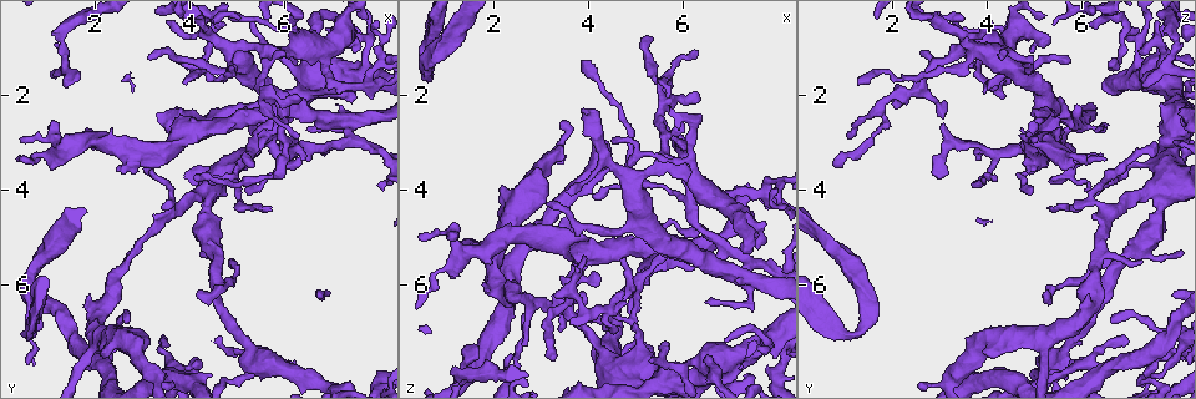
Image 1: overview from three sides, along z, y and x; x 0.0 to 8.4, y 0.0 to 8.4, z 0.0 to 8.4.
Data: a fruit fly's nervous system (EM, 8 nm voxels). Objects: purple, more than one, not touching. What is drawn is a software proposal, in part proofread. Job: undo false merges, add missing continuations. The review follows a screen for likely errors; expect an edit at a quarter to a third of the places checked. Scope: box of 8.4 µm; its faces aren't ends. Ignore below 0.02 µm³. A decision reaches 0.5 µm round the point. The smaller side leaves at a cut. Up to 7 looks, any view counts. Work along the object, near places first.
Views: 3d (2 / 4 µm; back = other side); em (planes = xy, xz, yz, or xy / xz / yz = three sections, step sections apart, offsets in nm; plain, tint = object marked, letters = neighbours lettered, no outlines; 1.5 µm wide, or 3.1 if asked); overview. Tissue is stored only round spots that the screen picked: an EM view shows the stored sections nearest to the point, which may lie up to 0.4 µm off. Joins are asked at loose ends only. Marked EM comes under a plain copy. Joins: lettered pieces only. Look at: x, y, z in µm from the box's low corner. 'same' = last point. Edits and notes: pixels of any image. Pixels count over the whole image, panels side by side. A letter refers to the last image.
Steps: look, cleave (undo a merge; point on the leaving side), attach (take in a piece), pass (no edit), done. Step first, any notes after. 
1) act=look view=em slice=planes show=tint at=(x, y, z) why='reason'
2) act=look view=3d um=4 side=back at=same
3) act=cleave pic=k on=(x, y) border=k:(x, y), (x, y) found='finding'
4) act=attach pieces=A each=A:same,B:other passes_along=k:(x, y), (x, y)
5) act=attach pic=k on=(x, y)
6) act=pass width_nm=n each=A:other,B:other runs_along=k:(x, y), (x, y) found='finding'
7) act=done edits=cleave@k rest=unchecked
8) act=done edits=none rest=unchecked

act=look view=em slice=planes show=letters at=(4.10, 3.75, 4.05) why='thin end'

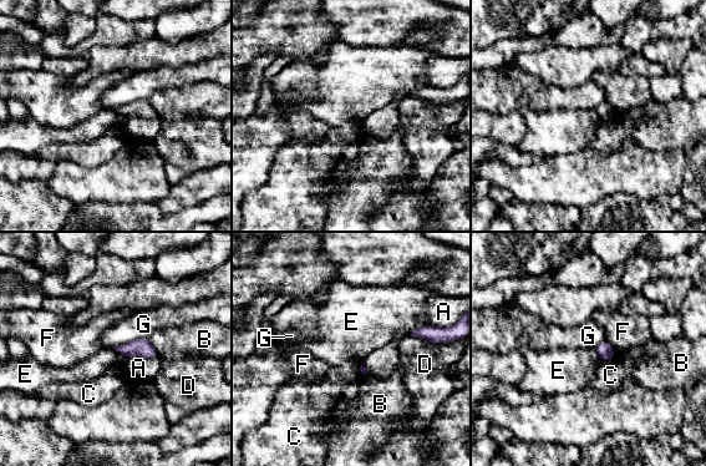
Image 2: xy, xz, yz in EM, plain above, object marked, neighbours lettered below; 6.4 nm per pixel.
act=pass each=A:other,B:other,C:other,D:other,E:other,F:other,G:other border=2:(427, 323), (409, 334) found='none of them fits'

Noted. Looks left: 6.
act=look view=em slice=xy step=8 show=tint at=(5.85, 3.75, 3.00) why='branch stops here'

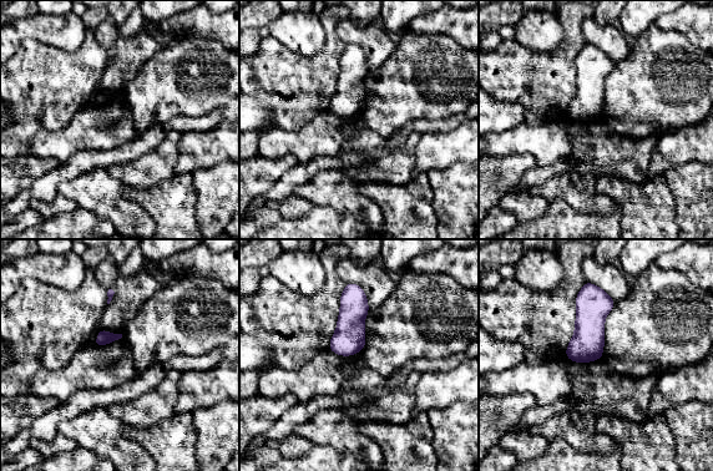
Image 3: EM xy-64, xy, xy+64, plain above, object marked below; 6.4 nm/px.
act=look view=em slice=planes show=tint at=same why='cut it another way'

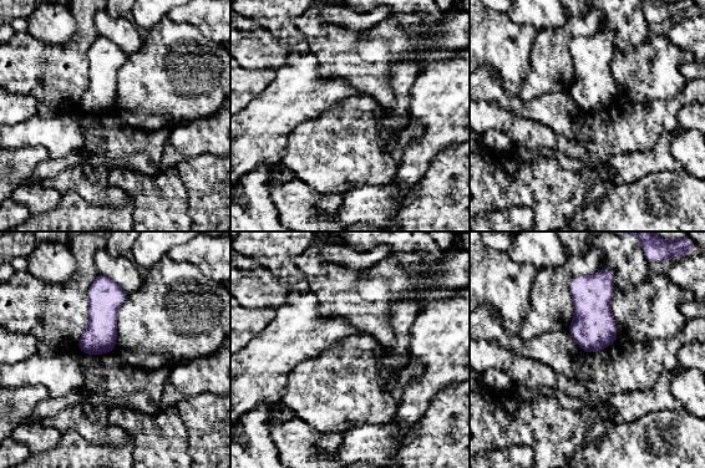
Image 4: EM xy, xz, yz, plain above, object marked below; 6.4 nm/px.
act=look view=em slice=planes show=letters at=same

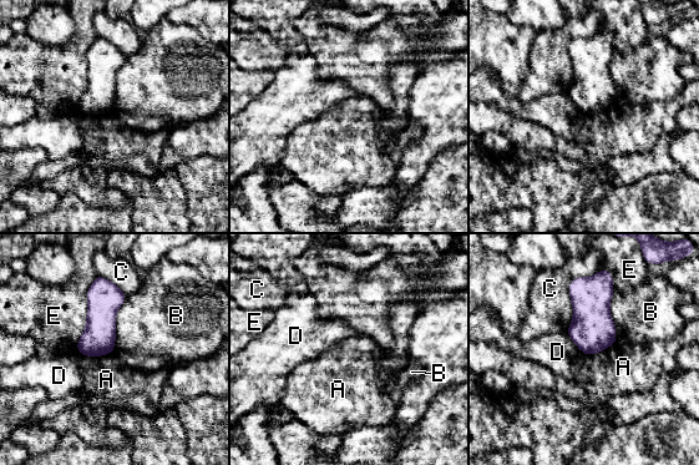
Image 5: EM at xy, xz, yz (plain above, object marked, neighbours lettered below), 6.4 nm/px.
act=pass width_nm=220 longest_contact=E:500nm each=A:other,B:other,C:other,D:other,E:other found='none of them fits'

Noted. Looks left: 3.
act=look view=3d um=4 at=(5.25, 7.35, 5.70) why='sudden change in width'

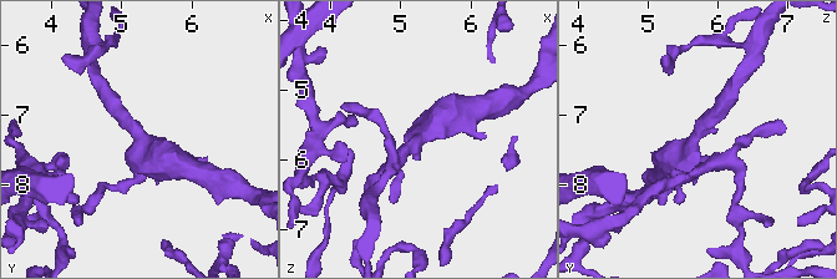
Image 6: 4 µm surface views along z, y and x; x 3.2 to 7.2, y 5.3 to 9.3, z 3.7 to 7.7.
act=look view=em slice=xy step=4 show=tint at=(5.30, 7.30, 5.70) arm_widths_nm=240,440 why='now the EM'

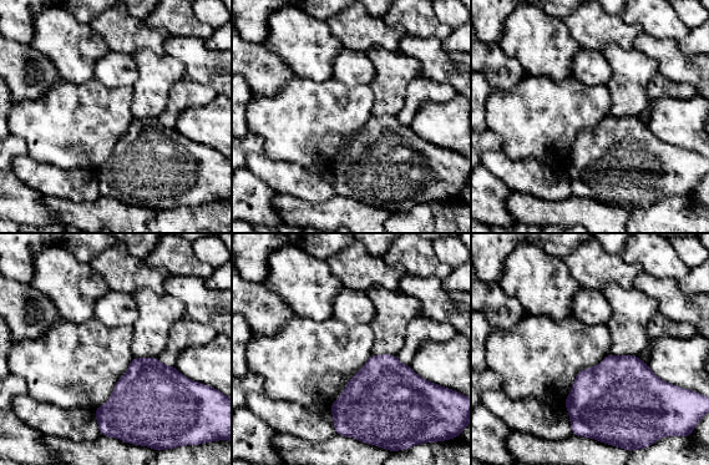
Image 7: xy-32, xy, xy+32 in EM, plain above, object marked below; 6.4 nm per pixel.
act=look view=em slice=xz step=8 show=letters at=same why='cut it another way'

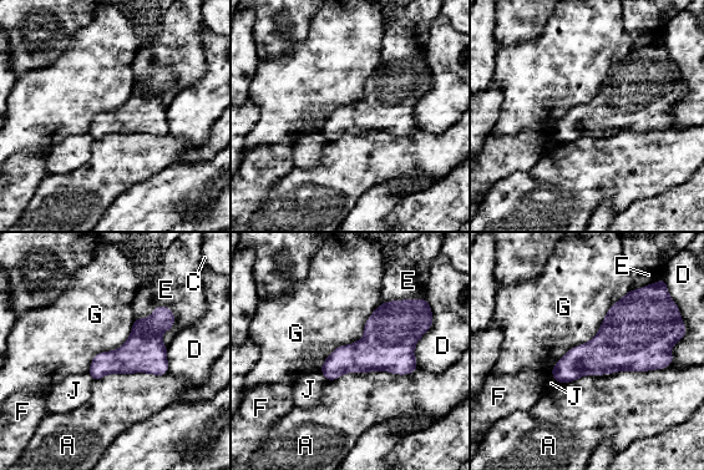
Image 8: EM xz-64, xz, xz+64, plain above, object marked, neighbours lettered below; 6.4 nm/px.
act=pass longest_contact=A:700nm each=A:other,C:other,D:other,E:other,F:other,G:other,J:other border=8:(668, 365), (583, 374), (560, 384) found='one neuron here'

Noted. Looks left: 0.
act=done edits=none rest=unchecked

